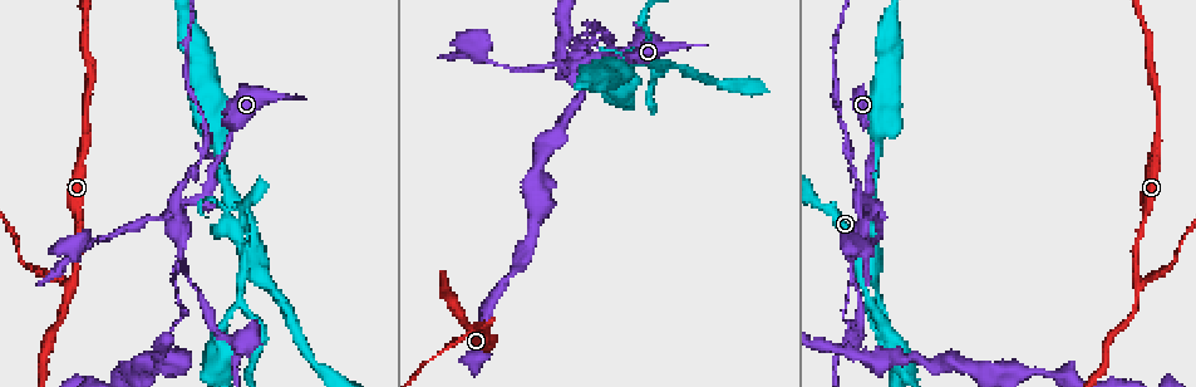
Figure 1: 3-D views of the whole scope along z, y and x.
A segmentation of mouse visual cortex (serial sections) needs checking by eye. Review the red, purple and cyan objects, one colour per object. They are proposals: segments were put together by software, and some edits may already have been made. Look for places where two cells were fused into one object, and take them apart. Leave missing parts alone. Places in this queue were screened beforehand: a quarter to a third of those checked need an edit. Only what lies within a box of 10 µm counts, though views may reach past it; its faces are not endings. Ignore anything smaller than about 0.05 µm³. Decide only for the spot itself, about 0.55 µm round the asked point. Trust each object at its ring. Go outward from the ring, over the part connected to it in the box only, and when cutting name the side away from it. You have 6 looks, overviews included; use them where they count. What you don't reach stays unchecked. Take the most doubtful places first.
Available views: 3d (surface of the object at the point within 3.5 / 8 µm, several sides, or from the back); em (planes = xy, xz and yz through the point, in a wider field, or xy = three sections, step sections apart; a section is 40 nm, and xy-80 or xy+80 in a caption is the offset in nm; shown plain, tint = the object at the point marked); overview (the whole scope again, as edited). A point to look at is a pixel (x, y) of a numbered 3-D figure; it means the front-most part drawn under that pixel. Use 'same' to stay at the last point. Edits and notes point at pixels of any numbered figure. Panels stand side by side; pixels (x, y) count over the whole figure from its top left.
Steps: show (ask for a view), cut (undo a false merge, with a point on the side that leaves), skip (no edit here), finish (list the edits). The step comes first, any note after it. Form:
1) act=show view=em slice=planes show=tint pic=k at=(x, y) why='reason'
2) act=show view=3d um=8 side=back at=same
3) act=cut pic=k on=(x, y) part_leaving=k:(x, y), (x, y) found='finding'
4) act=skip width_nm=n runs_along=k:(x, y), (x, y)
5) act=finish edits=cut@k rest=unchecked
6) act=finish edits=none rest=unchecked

act=show view=3d um=3.5 pic=1 at=(579, 59) why='four-way junction'

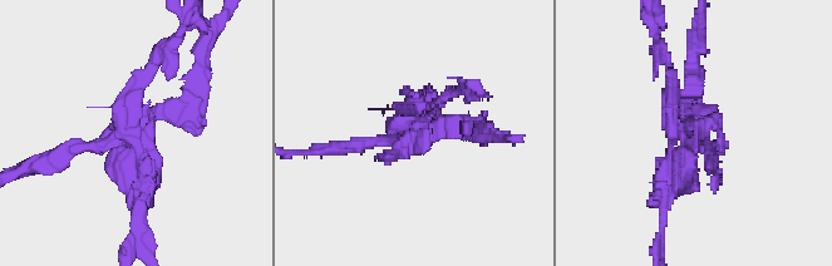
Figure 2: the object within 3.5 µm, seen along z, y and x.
act=show view=em slice=planes show=tint pic=2 at=(412, 136) why='shape alone is not enough'

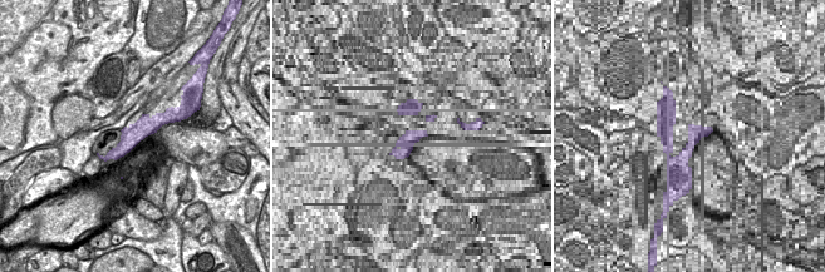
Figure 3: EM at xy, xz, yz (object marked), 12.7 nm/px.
act=cut pic=2 on=(669, 72) part_leaving=2:(692, 142), (656, 250) found='two cells meet here'

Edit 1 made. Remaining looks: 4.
act=show view=overview

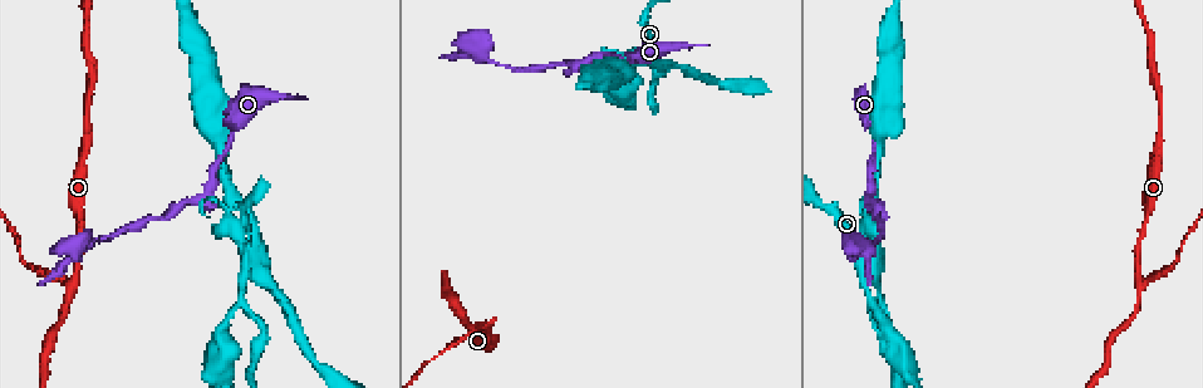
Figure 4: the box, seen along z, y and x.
act=show view=3d um=3.5 pic=4 at=(474, 329) why='a fork'

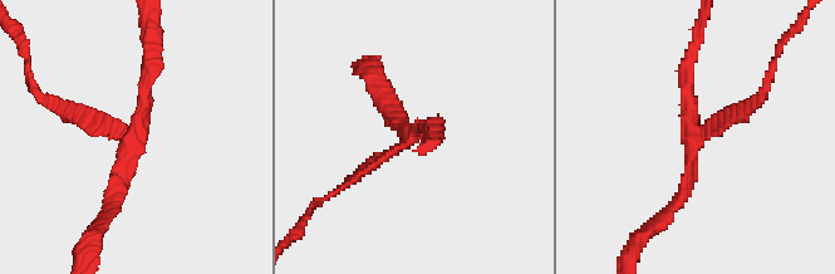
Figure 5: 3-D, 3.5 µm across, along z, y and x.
act=show view=em slice=xy step=5 show=tint pic=5 at=(414, 132) arms=3 arm_widths_nm=100,150,200

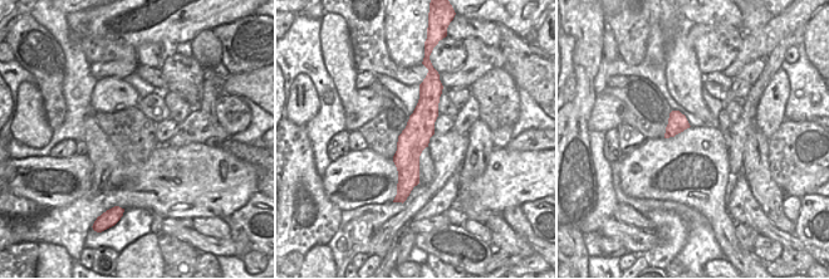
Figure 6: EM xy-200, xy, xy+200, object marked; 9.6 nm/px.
act=cut pic=5 on=(88, 122) found='two cells meet here'

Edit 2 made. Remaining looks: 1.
act=finish edits=cut@2,cut@5 rest=unchecked

